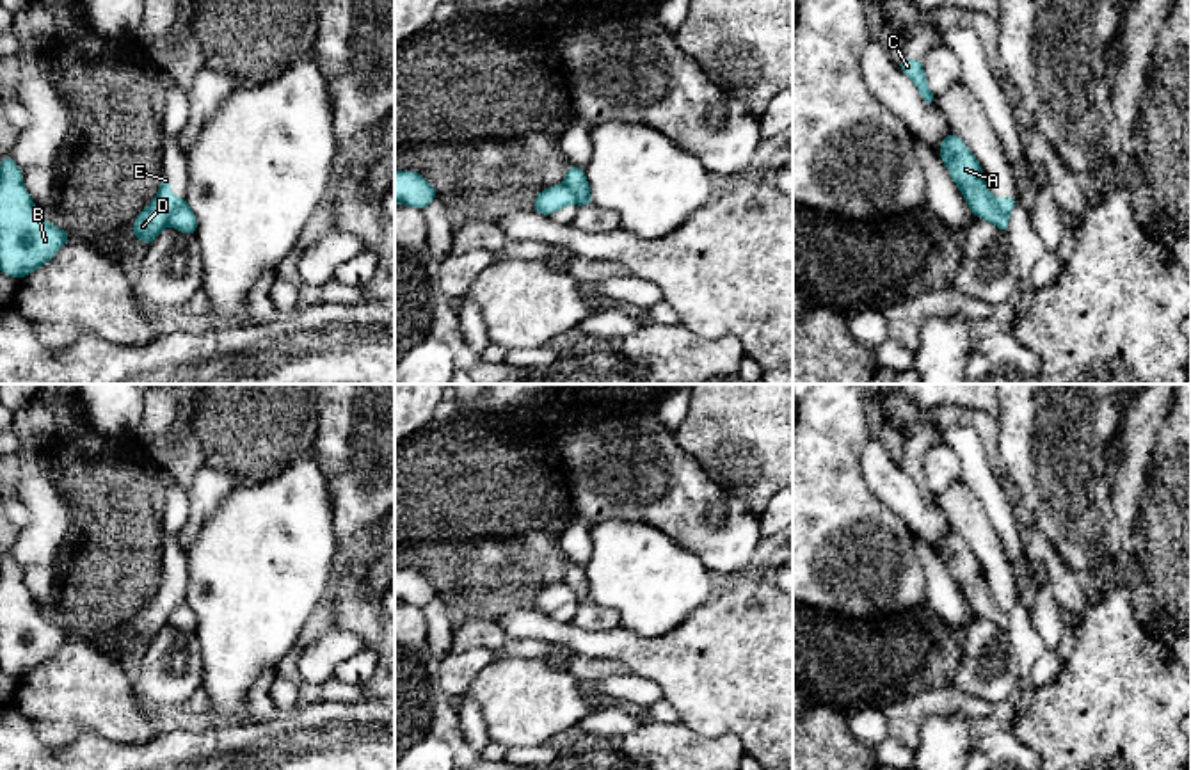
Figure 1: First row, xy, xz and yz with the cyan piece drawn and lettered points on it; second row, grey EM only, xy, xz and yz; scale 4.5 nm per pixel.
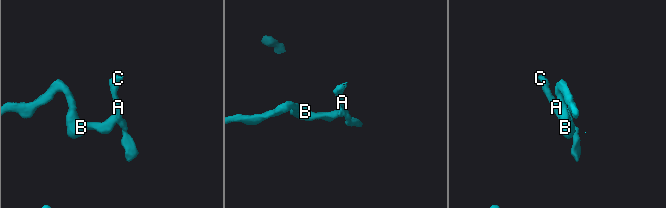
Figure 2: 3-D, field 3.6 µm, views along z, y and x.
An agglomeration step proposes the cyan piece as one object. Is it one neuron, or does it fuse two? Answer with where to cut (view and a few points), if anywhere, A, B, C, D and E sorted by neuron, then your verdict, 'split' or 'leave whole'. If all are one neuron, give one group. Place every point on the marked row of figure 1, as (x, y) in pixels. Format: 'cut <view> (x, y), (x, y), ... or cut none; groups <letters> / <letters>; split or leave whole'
cut xy (185, 201), (175, 208), (166, 223); groups A C / B D E; split

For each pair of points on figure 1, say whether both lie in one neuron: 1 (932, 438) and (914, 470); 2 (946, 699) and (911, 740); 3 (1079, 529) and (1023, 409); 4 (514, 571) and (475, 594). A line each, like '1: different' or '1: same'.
1: same
2: same
3: same
4: same

